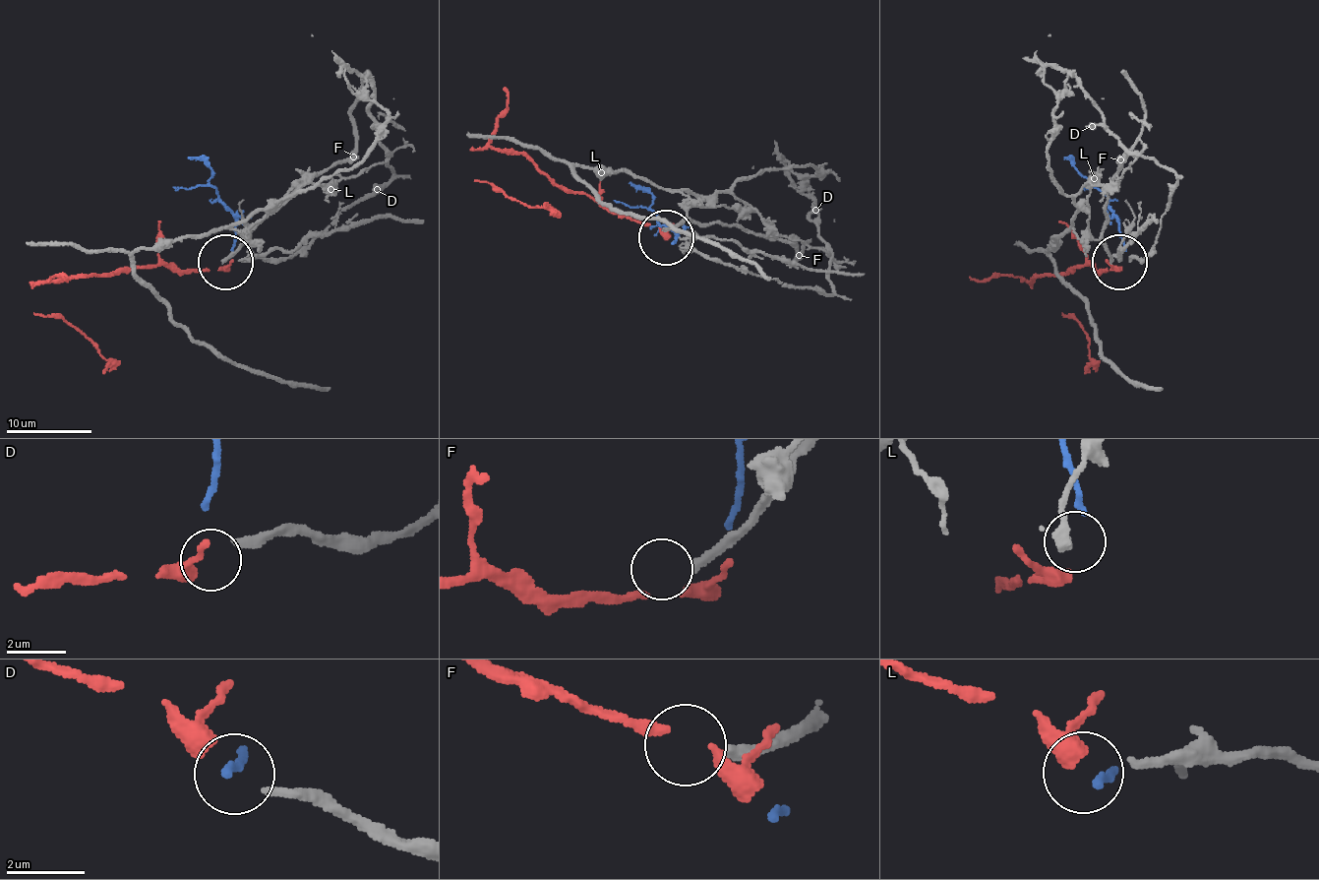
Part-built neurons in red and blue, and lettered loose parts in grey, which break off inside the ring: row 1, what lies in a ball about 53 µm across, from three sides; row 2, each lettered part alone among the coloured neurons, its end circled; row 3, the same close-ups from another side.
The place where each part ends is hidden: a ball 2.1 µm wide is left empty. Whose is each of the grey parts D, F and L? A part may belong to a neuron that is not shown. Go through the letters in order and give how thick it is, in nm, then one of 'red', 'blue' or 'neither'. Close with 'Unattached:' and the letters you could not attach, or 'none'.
D: 280 nm | red
F: 320 nm | neither
L: 200 nm | blue
Unattached: F

